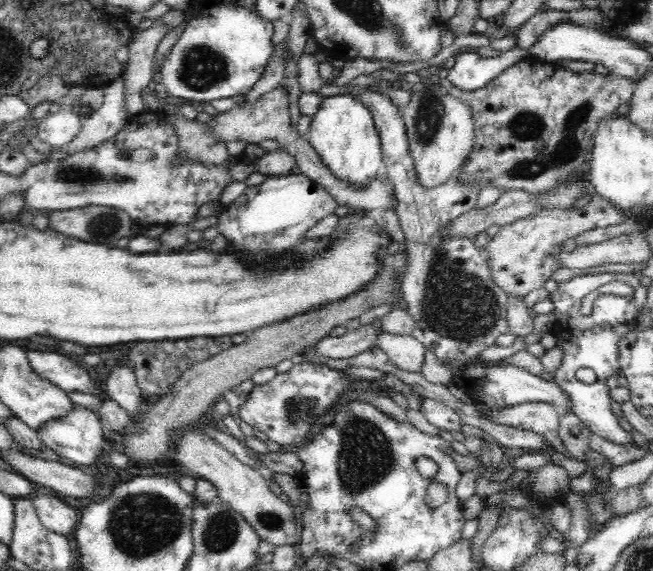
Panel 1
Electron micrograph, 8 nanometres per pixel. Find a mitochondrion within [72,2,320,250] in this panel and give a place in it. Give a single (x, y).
(200, 67)

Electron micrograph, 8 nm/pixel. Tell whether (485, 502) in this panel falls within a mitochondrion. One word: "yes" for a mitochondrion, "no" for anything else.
no

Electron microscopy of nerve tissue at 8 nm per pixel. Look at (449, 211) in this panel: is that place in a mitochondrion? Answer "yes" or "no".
no

